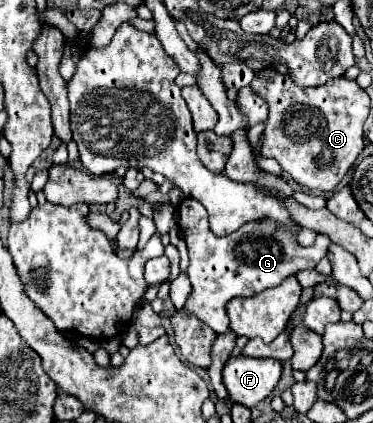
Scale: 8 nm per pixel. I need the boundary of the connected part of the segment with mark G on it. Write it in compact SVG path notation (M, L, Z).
M185 198L179 204L179 228L189 250L187 278L191 282L191 294L183 308L211 326L217 334L223 334L229 328L225 304L231 298L255 296L267 288L279 286L291 274L315 268L317 262L325 258L331 243L329 236L319 234L313 246L303 248L291 234L285 234L281 226L273 226L273 222L249 222L237 232L219 238L209 228L205 208L201 202L193 202L193 198Z

